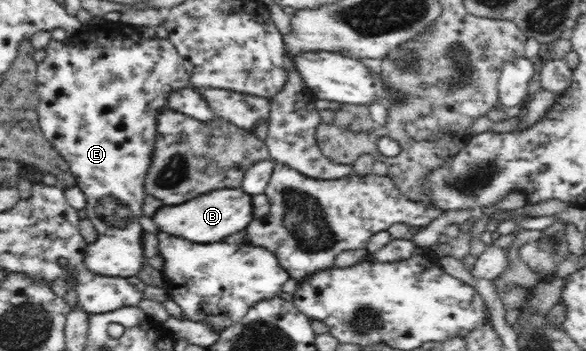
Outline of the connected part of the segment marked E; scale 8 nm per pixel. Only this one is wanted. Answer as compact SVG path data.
M104 21L100 24L85 25L83 32L78 32L76 35L70 36L71 42L55 41L46 47L47 55L38 64L36 70L36 85L38 92L37 113L39 116L39 124L45 138L55 147L55 150L69 163L71 174L75 177L76 185L83 191L87 197L86 207L83 208L83 216L87 216L87 220L94 224L95 230L98 232L98 237L88 245L85 251L83 262L85 267L96 275L114 276L129 278L129 276L137 277L137 272L141 272L141 268L147 265L147 260L144 258L143 249L143 232L139 219L143 216L143 199L145 198L145 176L151 164L153 156L153 148L155 148L158 118L157 116L167 110L167 96L173 90L187 88L191 86L189 75L183 66L182 60L179 57L178 51L173 47L173 44L163 38L144 38L142 34L133 25L127 25L118 22Z

